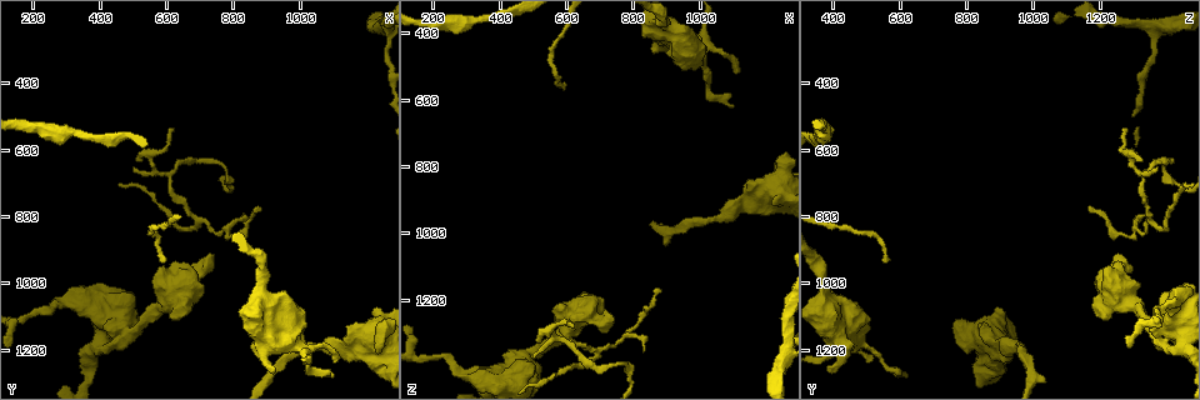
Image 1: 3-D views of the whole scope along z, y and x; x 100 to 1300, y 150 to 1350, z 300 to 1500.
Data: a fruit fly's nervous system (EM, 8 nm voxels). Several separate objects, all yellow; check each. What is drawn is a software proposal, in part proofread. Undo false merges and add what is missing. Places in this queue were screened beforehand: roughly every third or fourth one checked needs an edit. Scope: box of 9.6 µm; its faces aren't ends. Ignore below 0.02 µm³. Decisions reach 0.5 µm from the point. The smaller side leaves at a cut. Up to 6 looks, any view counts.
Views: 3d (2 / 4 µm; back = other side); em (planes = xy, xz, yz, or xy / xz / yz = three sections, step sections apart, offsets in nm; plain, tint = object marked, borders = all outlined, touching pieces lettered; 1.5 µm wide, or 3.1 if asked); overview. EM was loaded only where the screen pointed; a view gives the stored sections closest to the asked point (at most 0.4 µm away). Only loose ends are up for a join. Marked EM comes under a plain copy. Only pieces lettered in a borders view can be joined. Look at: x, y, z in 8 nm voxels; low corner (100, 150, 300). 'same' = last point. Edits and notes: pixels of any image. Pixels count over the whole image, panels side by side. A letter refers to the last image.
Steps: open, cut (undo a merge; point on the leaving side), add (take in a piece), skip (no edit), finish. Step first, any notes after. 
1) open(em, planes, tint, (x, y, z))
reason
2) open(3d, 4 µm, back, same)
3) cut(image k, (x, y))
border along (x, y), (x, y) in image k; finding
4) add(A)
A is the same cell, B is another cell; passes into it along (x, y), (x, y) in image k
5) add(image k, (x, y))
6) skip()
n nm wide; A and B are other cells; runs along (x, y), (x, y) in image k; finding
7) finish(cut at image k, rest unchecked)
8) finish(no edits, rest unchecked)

open(3d, 2 µm, (1100, 1280, 630))
thin end

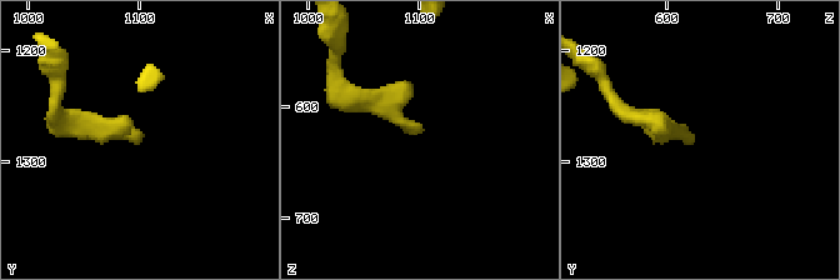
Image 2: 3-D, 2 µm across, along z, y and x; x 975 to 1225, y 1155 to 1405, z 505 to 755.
open(em, planes, borders, (1100, 1280, 622))
shape alone is not enough

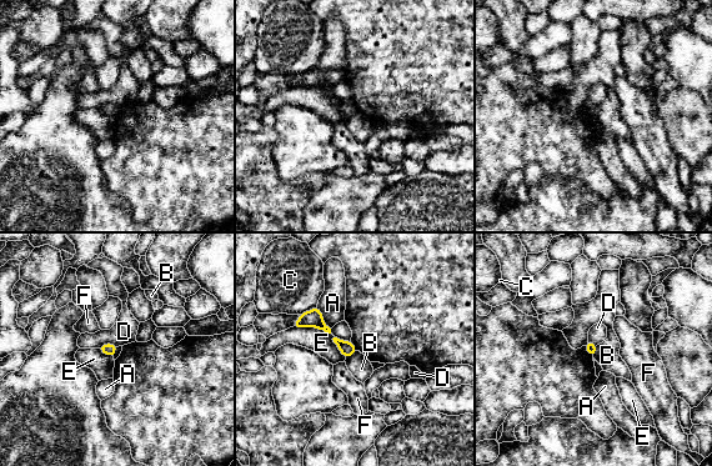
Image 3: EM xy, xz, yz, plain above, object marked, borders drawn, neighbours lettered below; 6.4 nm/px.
skip()
A, B, C, D, E and F are other cells; border along (597, 345), (593, 357) in image 3; no lettered piece goes on from it

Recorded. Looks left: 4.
open(em, xz, step 8, tint, (1050, 1190, 950))
sudden change in width

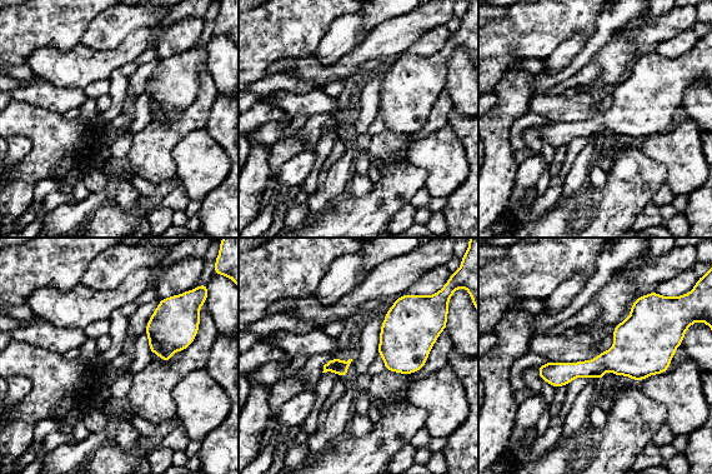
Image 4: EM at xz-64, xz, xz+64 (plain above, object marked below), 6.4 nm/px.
open(em, planes, borders, same)

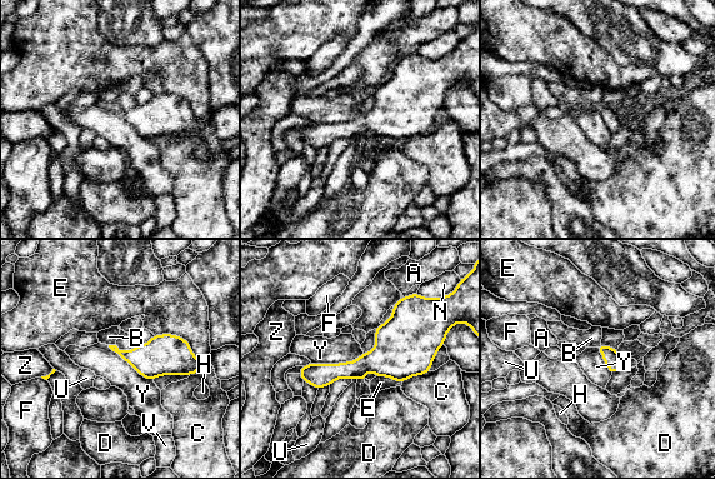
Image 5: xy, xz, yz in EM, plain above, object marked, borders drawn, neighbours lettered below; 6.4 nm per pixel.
skip()
110 nm wide; A, B, C, D, E, F, H, N, U, V, Y and Z are other cells; border along (363, 352), (351, 360), (311, 363) in image 5; all the same neuron

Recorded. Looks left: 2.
open(3d, 4 µm, (760, 630, 1390))
abrupt turn

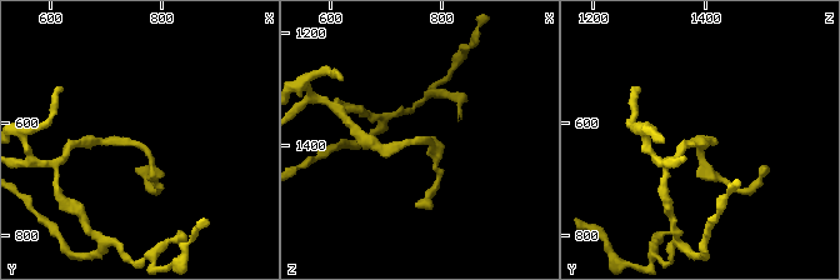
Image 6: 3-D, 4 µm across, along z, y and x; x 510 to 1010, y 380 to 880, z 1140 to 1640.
open(em, planes, borders, (765, 640, 1390))

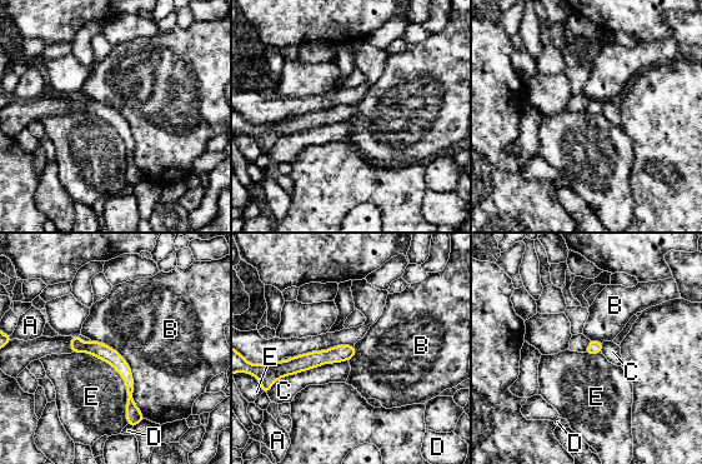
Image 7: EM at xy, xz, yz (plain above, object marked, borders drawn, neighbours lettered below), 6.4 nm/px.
skip()
A, B, C, D and E are other cells; continuous, no second neuron

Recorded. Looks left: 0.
finish(no edits, rest unchecked)

